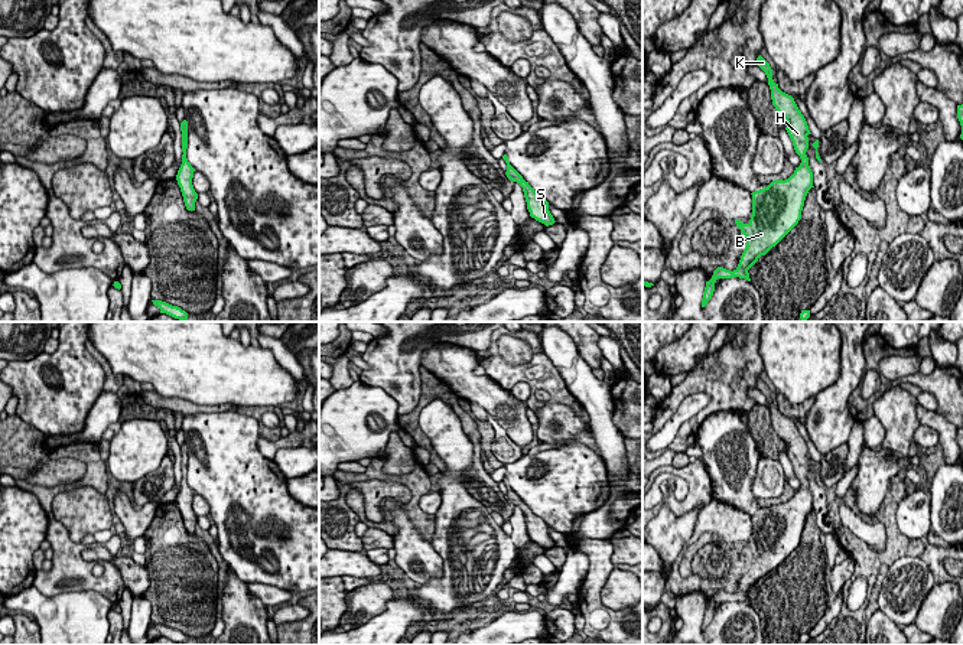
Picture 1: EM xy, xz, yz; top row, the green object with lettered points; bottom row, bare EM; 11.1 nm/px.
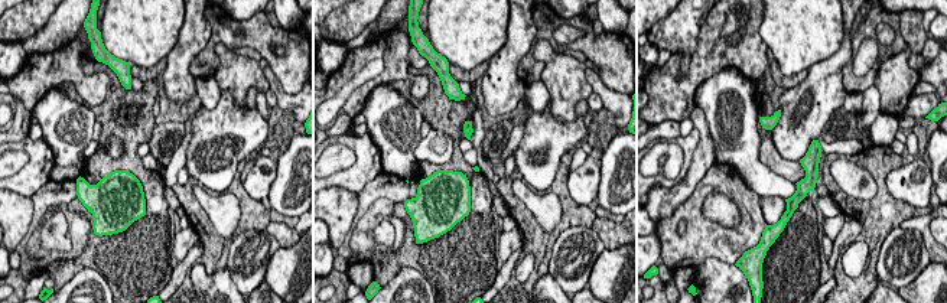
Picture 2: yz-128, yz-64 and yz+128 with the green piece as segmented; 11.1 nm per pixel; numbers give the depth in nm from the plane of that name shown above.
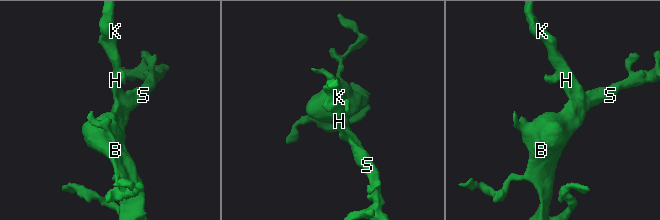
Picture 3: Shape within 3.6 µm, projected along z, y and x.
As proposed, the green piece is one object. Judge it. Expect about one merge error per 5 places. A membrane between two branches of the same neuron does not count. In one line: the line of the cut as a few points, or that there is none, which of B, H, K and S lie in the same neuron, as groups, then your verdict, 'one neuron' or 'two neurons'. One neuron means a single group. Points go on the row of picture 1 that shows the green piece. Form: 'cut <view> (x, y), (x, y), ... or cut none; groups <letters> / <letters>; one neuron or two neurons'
cut none; groups B H K S; one neuron

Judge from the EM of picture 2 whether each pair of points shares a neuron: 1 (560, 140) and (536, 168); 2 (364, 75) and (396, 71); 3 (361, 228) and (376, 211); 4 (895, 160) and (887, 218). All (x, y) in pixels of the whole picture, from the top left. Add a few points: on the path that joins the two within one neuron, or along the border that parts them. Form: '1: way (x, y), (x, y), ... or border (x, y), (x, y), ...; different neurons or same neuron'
1: way (552, 149), (544, 165); same neuron
2: border (380, 56), (383, 69), (350, 93); different neurons
3: way (365, 224), (373, 215); same neuron
4: way (882, 175), (884, 204); same neuron

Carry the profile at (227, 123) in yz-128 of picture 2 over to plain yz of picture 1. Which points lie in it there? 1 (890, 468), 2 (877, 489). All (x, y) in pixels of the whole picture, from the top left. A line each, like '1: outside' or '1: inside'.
1: inside
2: inside

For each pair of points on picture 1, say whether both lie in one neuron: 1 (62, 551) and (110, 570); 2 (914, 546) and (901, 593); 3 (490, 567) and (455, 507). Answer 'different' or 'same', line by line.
1: same
2: different
3: same

